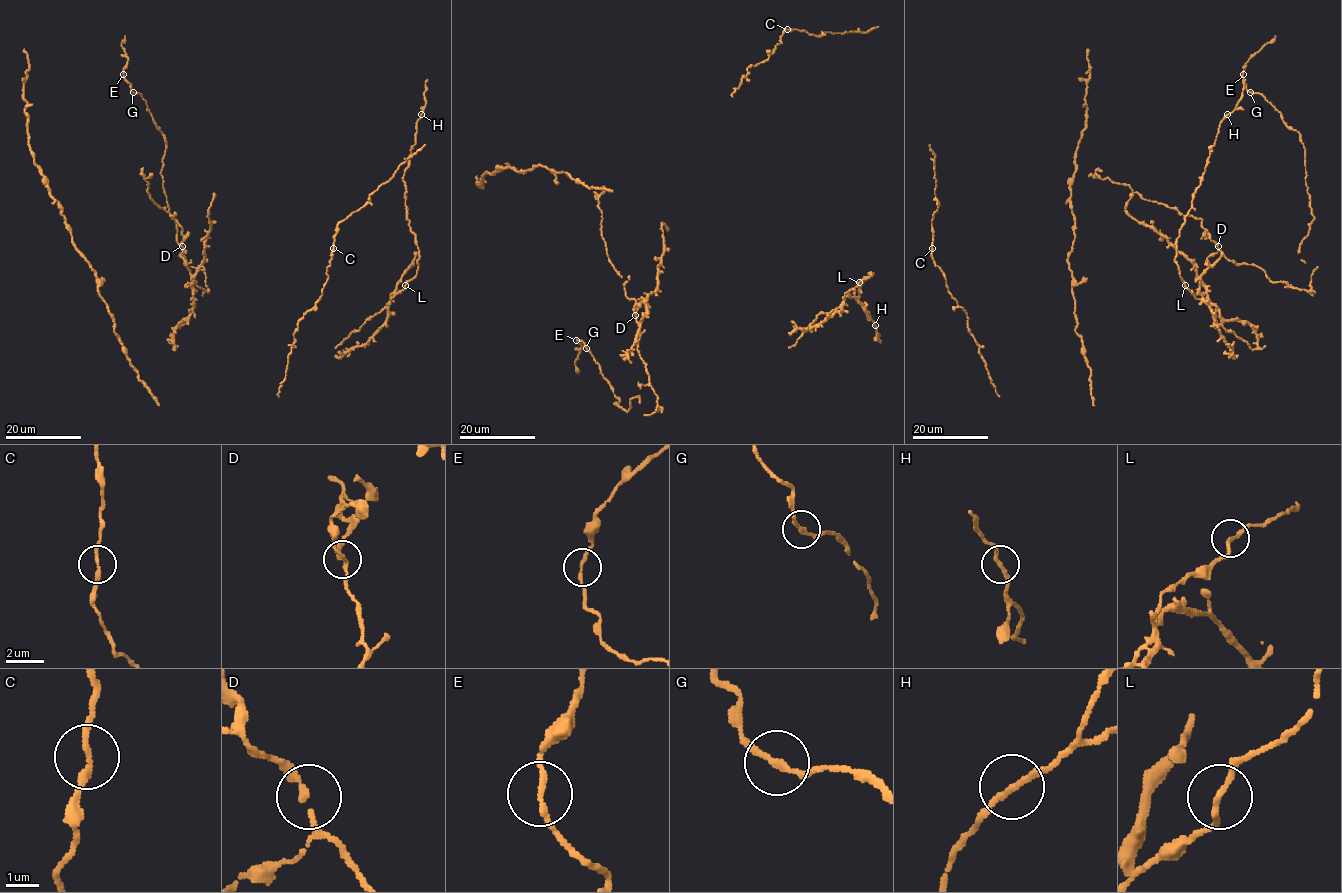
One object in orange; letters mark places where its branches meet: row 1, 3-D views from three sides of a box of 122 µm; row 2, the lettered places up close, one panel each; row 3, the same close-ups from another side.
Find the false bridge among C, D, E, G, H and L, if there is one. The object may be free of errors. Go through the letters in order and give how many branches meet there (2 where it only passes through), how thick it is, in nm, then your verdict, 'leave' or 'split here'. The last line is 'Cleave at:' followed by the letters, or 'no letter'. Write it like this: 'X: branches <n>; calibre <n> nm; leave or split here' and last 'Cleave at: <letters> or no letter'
C: branches 2; calibre 200 nm; leave
D: branches 2; calibre 190 nm; leave
E: branches 2; calibre 180 nm; leave
G: branches 2; calibre 190 nm; leave
H: branches 2; calibre 180 nm; leave
L: branches 2; calibre 180 nm; leave
Cleave at: no letter

